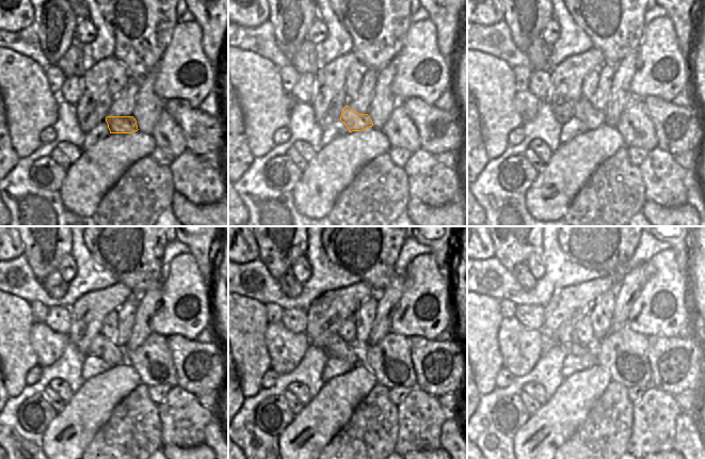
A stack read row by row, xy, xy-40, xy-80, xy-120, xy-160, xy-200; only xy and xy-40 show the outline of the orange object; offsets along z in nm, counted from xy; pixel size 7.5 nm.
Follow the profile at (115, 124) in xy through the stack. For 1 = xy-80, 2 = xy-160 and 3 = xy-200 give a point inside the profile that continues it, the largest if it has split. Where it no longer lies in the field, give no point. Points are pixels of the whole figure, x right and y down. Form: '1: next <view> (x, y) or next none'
1: next xy-80 (593, 119)
2: next xy-160 (335, 346)
3: next xy-200 (566, 338)

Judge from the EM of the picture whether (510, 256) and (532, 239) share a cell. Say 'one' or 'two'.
one

